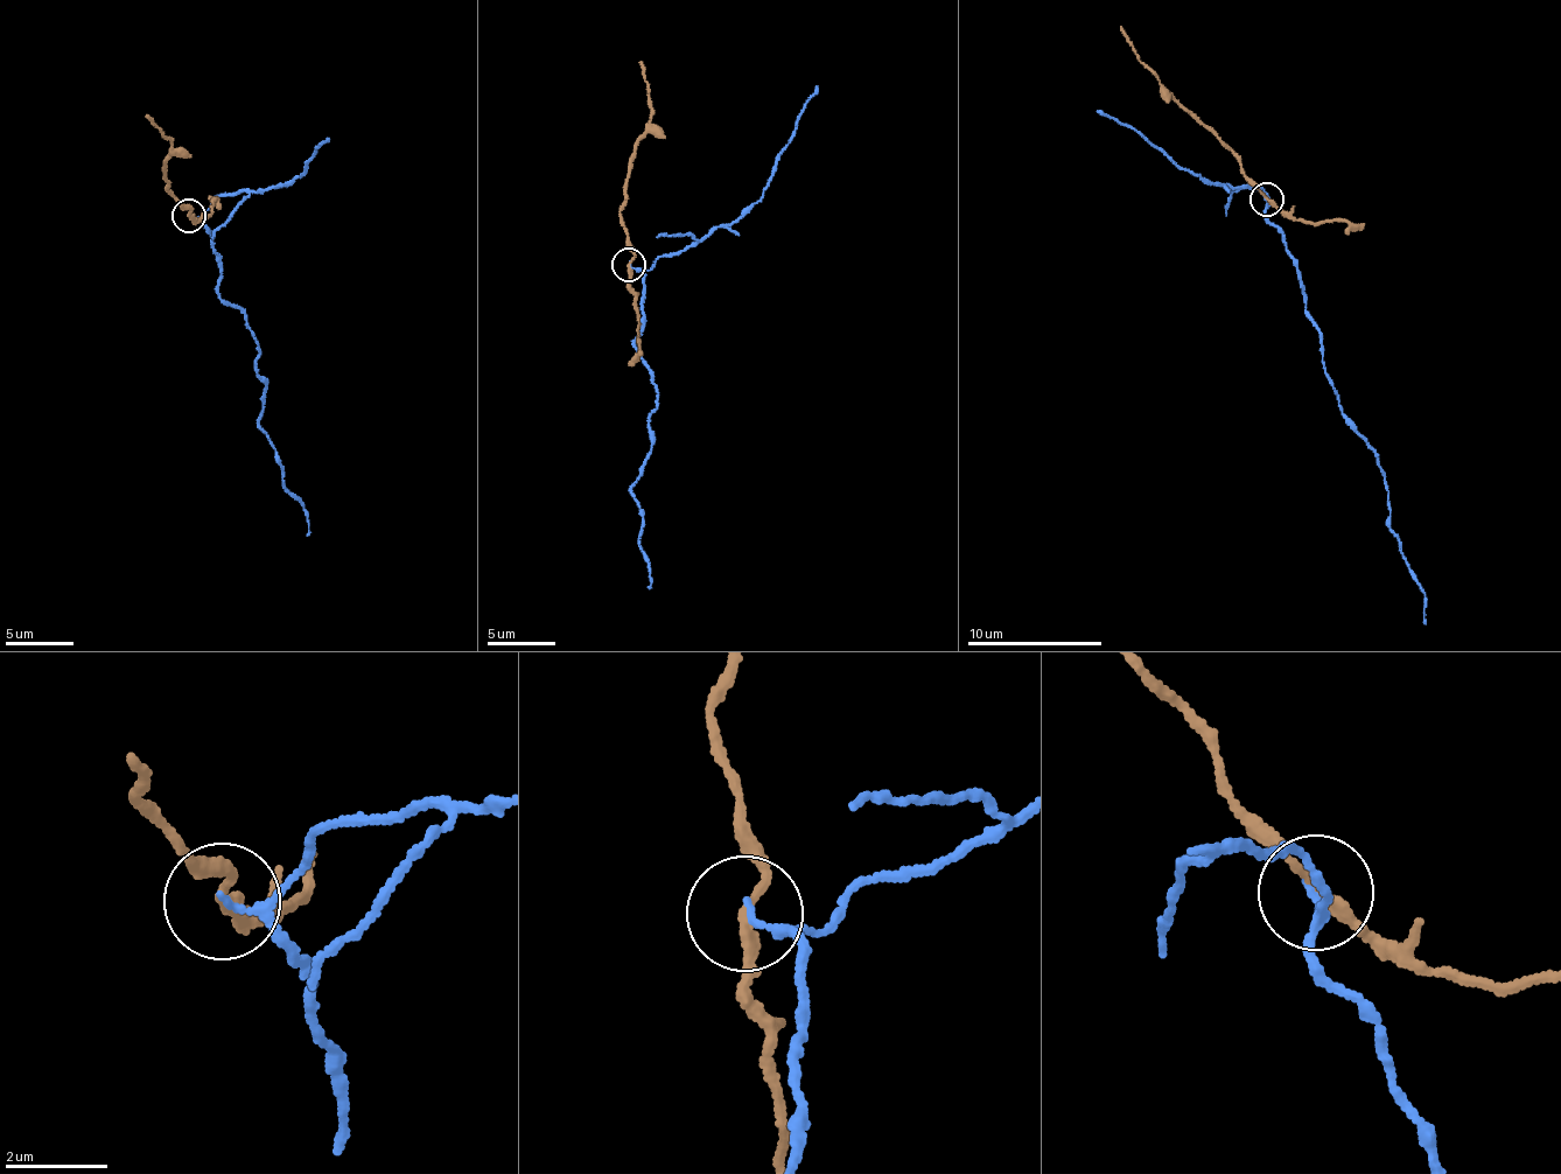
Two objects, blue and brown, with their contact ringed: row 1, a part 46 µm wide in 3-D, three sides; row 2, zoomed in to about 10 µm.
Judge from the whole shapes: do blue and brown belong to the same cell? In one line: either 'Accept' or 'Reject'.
Reject

